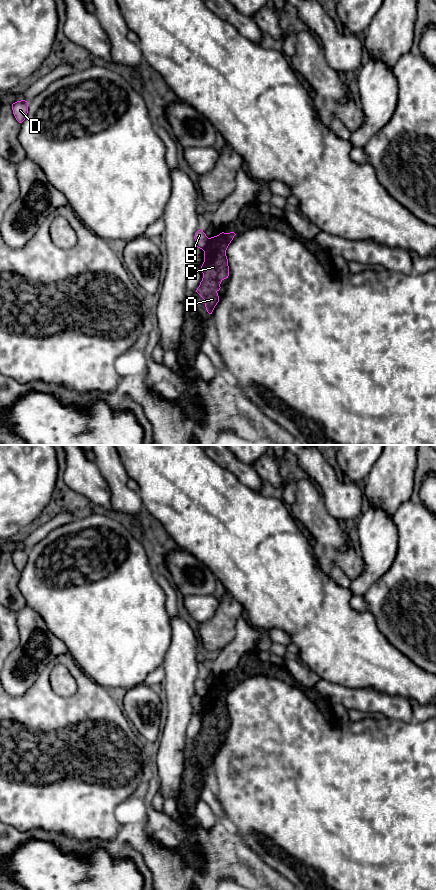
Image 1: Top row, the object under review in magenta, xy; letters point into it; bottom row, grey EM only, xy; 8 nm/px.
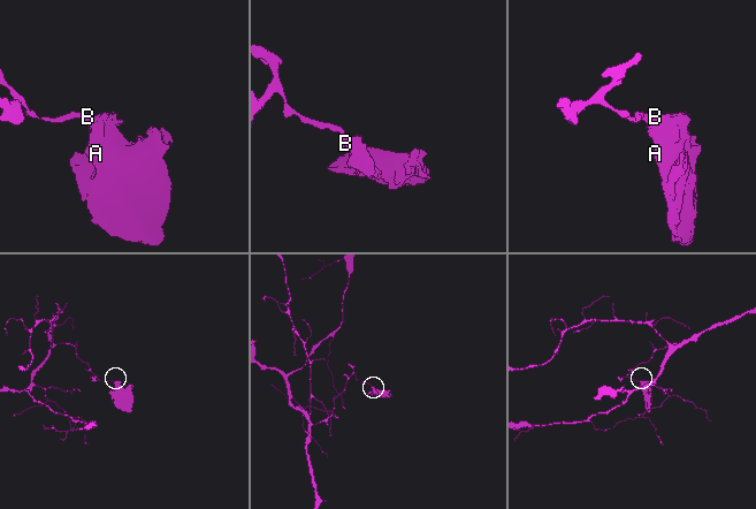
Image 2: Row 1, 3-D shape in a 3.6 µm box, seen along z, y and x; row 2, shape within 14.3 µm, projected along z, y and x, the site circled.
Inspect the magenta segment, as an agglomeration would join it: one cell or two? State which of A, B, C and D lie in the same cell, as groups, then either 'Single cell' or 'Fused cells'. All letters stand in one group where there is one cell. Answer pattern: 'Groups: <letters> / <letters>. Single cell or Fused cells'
Groups: A C / B D. Fused cells

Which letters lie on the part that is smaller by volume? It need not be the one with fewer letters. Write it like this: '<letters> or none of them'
A, C

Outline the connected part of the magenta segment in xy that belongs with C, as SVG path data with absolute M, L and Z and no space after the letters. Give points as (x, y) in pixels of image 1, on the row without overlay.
M220 681L209 686L204 699L204 710L201 714L203 726L196 740L204 747L206 758L212 762L219 750L218 739L221 730L229 724L226 698L236 682Z

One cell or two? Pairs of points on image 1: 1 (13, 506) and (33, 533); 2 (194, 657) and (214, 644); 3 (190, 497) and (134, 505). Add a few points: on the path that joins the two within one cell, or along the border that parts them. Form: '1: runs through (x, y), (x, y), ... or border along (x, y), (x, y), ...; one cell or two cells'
1: border along (31, 527), (21, 537); two cells
2: border along (197, 636), (200, 642), (200, 649), (204, 655); two cells
3: border along (137, 492), (143, 506); two cells

